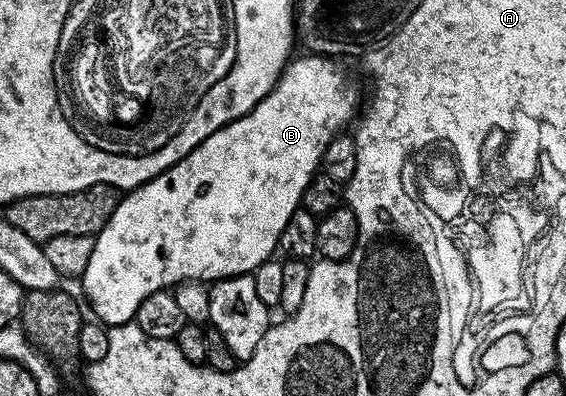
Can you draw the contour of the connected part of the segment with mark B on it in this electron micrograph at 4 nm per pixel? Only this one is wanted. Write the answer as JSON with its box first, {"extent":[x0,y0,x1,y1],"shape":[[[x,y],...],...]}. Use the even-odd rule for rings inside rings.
{"extent":[82,53,356,328],"shape":[[[304,53],[293,58],[280,74],[280,80],[276,83],[276,88],[267,95],[254,109],[246,112],[241,119],[235,119],[233,123],[226,124],[222,129],[210,133],[206,141],[202,141],[195,147],[185,159],[179,159],[170,169],[166,169],[158,177],[154,177],[149,183],[135,188],[123,196],[120,204],[114,209],[110,221],[102,228],[99,235],[95,236],[96,244],[94,253],[90,253],[90,265],[86,265],[82,276],[84,283],[84,295],[92,302],[92,311],[99,322],[109,328],[117,327],[123,323],[131,323],[136,318],[136,310],[150,293],[158,293],[175,288],[178,283],[194,283],[197,281],[215,281],[218,279],[229,279],[235,275],[247,275],[256,270],[258,265],[262,265],[267,259],[273,258],[277,254],[282,229],[286,229],[286,221],[295,211],[301,210],[304,190],[306,185],[310,185],[312,176],[320,171],[320,158],[326,153],[326,145],[341,134],[342,129],[348,122],[353,122],[356,111],[356,87],[344,76],[344,71],[339,67],[337,60],[332,57],[325,57],[320,53]]]}

